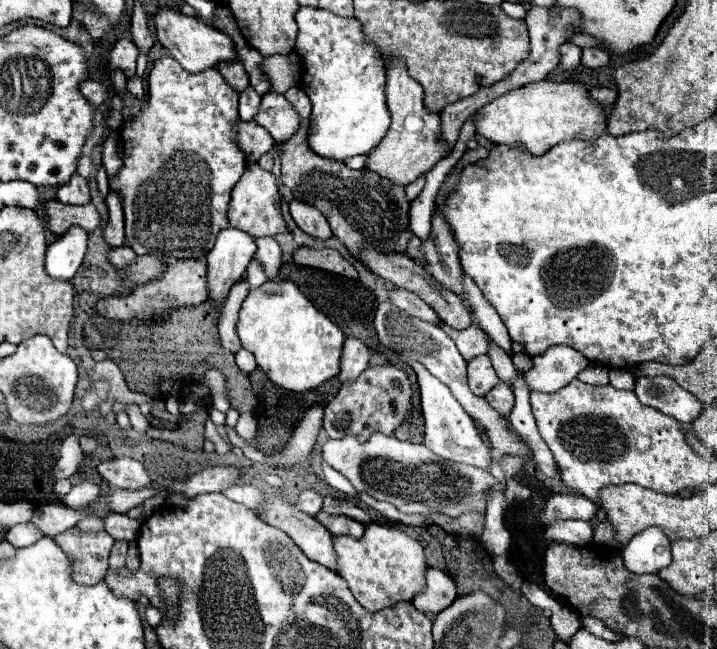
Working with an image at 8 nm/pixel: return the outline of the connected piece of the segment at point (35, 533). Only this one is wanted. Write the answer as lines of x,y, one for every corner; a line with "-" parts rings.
27,522
27,524
17,524
17,526
9,528
7,534
5,534
5,542
13,544
13,546
17,546
17,548
23,548
23,546
27,546
27,544
37,542
41,536
43,536
43,534
41,534
31,522

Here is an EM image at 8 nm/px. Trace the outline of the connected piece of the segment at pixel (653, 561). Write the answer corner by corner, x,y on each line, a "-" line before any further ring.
647,528
623,548
623,560
633,574
657,574
671,564
671,542
661,528

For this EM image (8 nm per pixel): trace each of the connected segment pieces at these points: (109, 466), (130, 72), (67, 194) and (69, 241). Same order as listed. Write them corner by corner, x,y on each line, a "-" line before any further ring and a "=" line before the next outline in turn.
121,456
121,458
111,458
107,462
101,462
97,466
99,474
111,484
111,488
125,488
125,490
139,490
149,486
147,470
143,468
141,462
=
121,38
113,44
113,48
109,50
109,68
113,70
121,70
127,78
133,78
135,76
135,68
137,68
137,46
127,40
127,38
=
73,174
67,184
57,188
57,200
65,204
87,204
91,200
87,180
79,174
=
71,226
65,236
61,234
53,244
47,248
45,268
49,276
57,280
71,280
81,266
83,254
87,250
87,232
83,228

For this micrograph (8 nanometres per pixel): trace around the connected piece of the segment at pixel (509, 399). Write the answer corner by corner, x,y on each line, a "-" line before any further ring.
497,384
493,390
487,392
487,402
503,416
509,416
511,410
513,410
513,404
515,404
515,396
511,392
511,388
507,388
507,384

